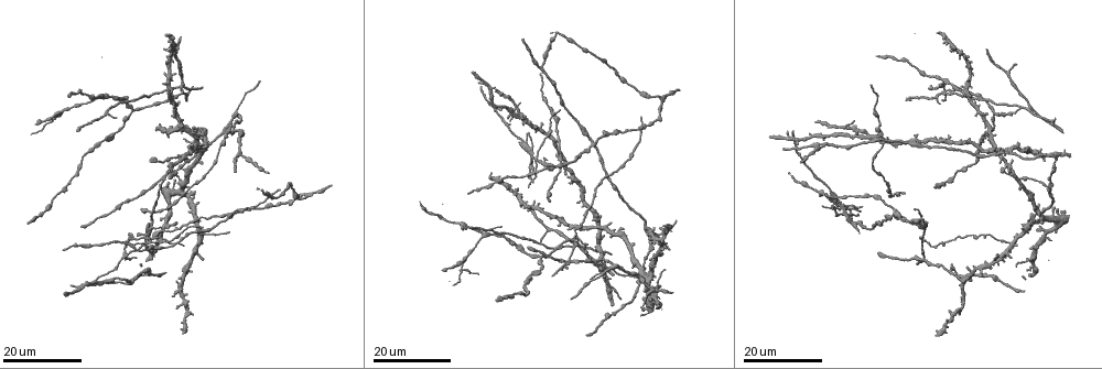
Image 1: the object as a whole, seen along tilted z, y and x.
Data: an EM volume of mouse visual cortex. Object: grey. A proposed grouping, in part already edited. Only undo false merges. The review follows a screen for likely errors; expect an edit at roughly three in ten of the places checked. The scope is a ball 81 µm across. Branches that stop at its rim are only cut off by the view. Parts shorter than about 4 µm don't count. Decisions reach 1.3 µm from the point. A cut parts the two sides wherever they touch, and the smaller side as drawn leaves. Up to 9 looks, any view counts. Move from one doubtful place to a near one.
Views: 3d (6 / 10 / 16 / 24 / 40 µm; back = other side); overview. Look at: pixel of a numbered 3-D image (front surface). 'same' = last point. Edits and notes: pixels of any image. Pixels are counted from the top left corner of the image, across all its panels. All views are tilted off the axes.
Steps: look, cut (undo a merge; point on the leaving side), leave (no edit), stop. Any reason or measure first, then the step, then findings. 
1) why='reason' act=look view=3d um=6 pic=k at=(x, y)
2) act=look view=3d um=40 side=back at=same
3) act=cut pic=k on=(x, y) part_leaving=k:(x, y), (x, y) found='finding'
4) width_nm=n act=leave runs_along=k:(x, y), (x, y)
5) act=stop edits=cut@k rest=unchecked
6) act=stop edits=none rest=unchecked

act=look view=3d um=24 pic=1 at=(200, 236)

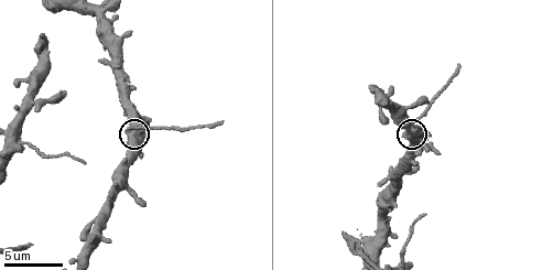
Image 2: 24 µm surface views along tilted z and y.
act=look view=3d um=6 pic=2 at=(132, 134)

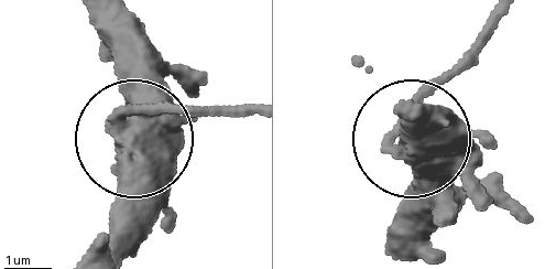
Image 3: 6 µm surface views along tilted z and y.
width_nm=560 act=cut pic=3 on=(187, 109) found='two neurons meet here'

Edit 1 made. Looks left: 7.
why='three-way junction' act=look view=3d um=16 pic=1 at=(1031, 259)

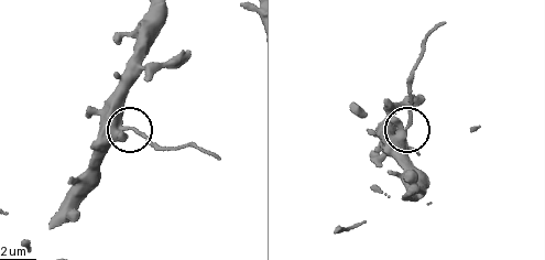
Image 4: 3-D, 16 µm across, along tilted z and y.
act=look view=3d um=6 pic=4 at=(126, 129)

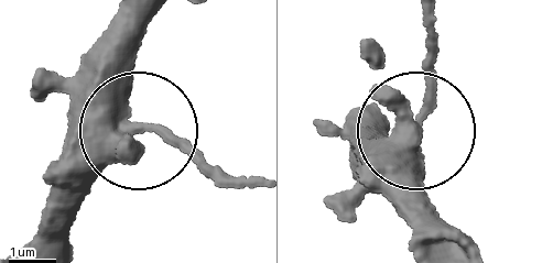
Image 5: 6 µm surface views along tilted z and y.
side_arm_um=8 act=leave runs_along=5:(143, 20), (133, 120), (221, 175) found='continuous, no second neuron'

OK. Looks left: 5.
why='branch point' act=look view=3d um=24 pic=1 at=(1024, 106)

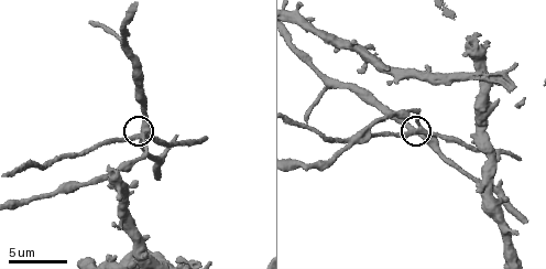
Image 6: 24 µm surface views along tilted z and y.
act=look view=3d um=6 pic=6 at=(419, 131)

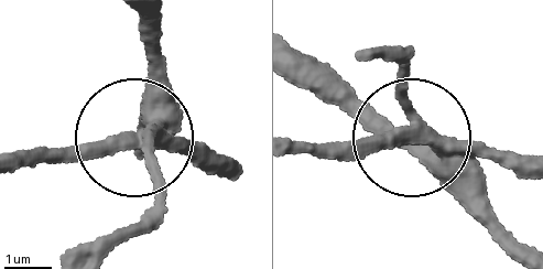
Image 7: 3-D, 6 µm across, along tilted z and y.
arms=3 act=cut pic=7 on=(90, 143) part_leaving=7:(430, 144), (294, 154) found='two neurons meet here'

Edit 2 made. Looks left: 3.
why='three arms meet' act=look view=3d um=16 pic=6 at=(303, 166)

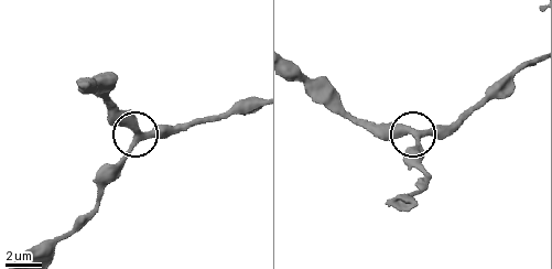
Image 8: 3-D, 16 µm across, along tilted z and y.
act=look view=3d um=6 pic=8 at=(416, 132)

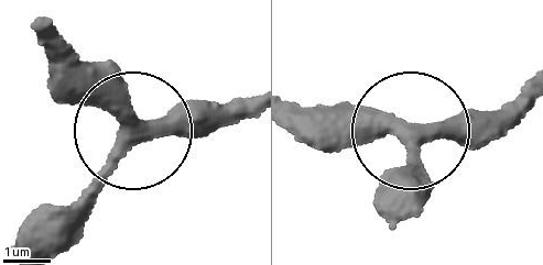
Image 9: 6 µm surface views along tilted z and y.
width_nm=330 act=leave found='continuous, no second neuron'

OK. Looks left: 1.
act=stop edits=cut@3,cut@7 rest=unchecked

